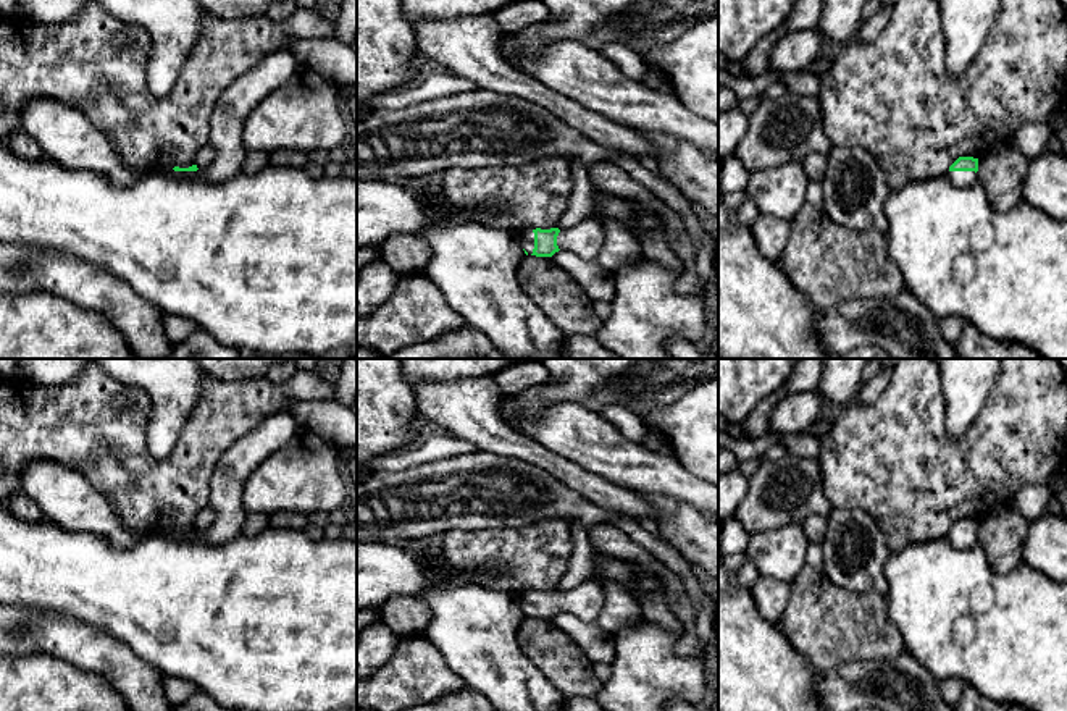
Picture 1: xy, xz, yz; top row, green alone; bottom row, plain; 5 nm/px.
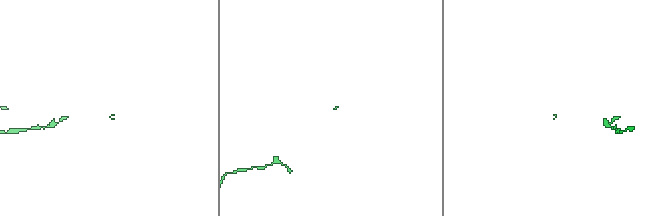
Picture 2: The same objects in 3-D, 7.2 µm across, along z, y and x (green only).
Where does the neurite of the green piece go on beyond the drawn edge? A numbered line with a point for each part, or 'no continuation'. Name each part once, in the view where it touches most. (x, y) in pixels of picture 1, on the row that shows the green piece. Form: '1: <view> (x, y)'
1: xz (527, 238)

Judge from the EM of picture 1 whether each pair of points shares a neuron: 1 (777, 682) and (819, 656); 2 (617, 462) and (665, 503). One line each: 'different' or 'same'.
1: different
2: different

